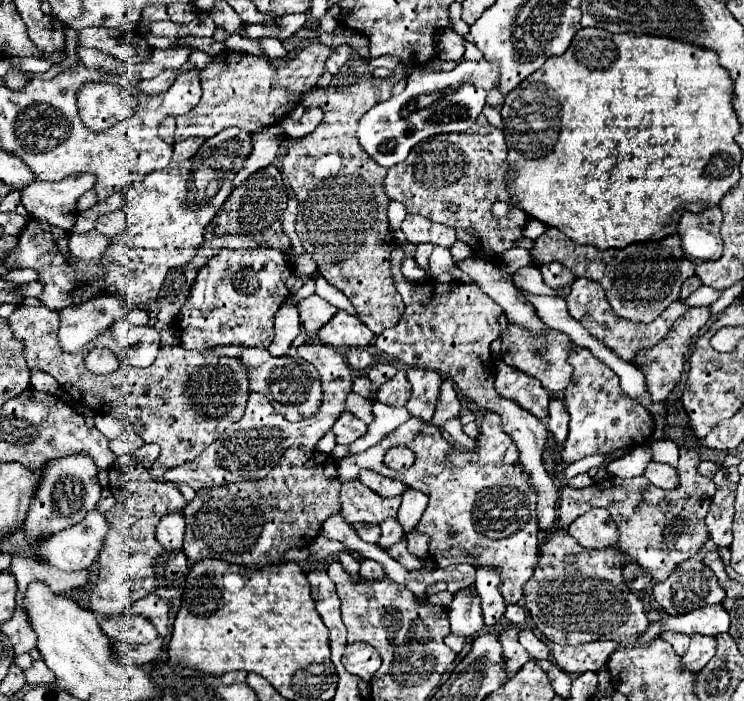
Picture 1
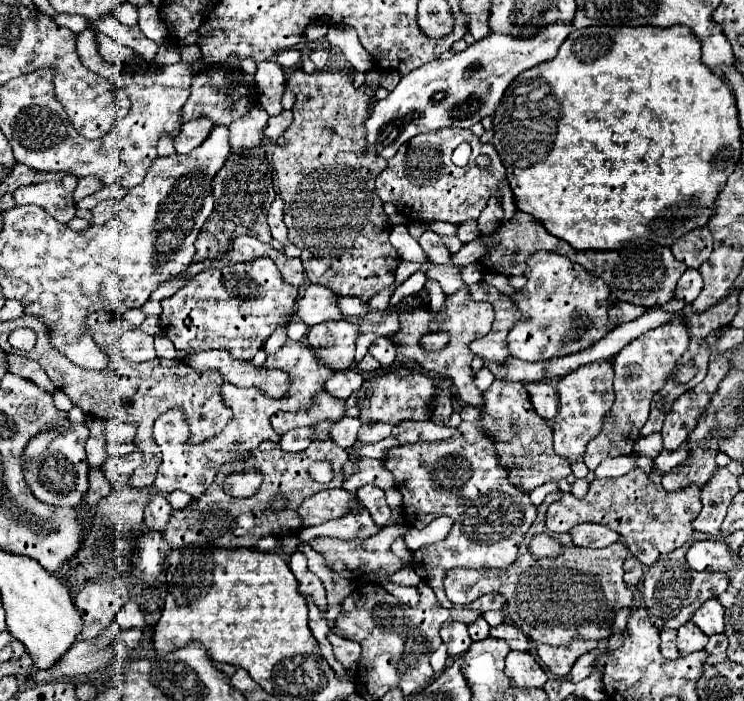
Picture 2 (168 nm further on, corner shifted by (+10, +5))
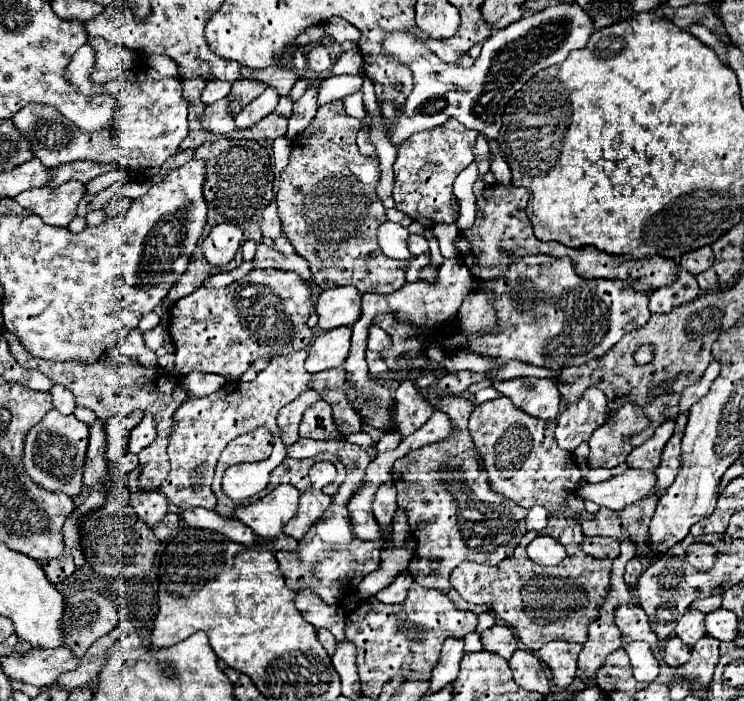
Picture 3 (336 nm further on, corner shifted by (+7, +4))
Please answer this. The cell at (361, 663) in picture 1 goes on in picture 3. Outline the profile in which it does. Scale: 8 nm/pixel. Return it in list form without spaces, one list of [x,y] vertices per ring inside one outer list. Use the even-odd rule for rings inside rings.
[[[317,630],[317,640],[321,642],[321,646],[327,650],[327,654],[329,656],[333,656],[335,654],[335,648],[337,648],[337,642],[335,642],[335,638],[333,638],[333,634],[329,632],[329,630]]]

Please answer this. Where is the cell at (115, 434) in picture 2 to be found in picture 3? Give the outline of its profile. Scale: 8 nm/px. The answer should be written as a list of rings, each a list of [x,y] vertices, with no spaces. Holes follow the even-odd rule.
[[[147,414],[141,424],[137,424],[131,432],[131,438],[129,438],[129,452],[133,454],[139,454],[143,448],[147,448],[155,436],[157,436],[157,428],[155,428],[155,416],[153,414]]]

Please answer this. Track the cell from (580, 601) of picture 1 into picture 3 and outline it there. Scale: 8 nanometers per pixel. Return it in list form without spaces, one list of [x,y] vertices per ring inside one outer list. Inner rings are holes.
[[[525,544],[517,546],[513,556],[505,558],[497,566],[473,564],[465,562],[459,564],[451,574],[453,588],[471,604],[487,604],[493,614],[497,614],[509,628],[513,628],[515,636],[525,644],[529,652],[537,652],[549,640],[565,640],[565,642],[579,642],[587,640],[587,626],[599,612],[599,604],[609,588],[609,572],[611,560],[609,558],[593,558],[593,556],[569,556],[559,566],[539,566],[531,558],[527,558]]]

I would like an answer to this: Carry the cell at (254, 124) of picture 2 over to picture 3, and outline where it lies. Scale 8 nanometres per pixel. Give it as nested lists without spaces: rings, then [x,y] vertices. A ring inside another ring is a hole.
[[[267,86],[267,90],[257,96],[255,100],[251,100],[237,116],[235,116],[235,122],[237,122],[237,128],[249,128],[253,124],[257,124],[261,118],[265,118],[267,114],[271,114],[275,110],[279,102],[279,92],[273,88],[273,86]]]

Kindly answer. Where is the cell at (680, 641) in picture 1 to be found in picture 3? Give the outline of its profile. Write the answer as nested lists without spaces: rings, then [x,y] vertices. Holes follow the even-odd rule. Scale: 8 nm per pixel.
[[[677,636],[669,638],[665,642],[665,648],[663,648],[663,658],[669,666],[683,666],[691,656],[691,648],[687,644],[683,644]]]

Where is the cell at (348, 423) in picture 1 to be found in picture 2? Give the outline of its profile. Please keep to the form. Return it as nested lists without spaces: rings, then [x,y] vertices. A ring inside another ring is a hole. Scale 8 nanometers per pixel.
[[[342,417],[340,421],[332,423],[332,427],[330,427],[330,437],[332,437],[332,441],[334,441],[338,447],[346,449],[346,447],[350,447],[350,445],[356,441],[358,429],[360,429],[360,419],[358,419],[358,417],[356,417],[356,419]]]

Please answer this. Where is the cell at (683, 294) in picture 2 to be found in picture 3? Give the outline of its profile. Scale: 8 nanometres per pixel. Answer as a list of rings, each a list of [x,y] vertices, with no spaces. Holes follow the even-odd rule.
[[[709,268],[709,270],[701,272],[701,274],[697,276],[697,282],[699,282],[699,288],[701,288],[703,292],[715,288],[715,284],[717,284],[717,274],[715,274],[715,270]]]

